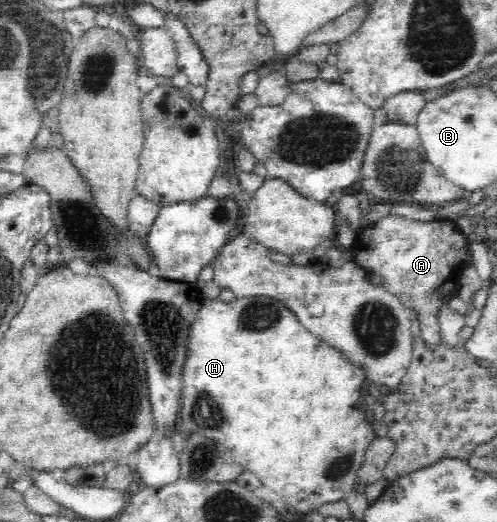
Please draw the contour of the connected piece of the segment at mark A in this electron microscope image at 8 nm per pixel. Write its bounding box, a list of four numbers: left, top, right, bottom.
[351,213,473,346]

